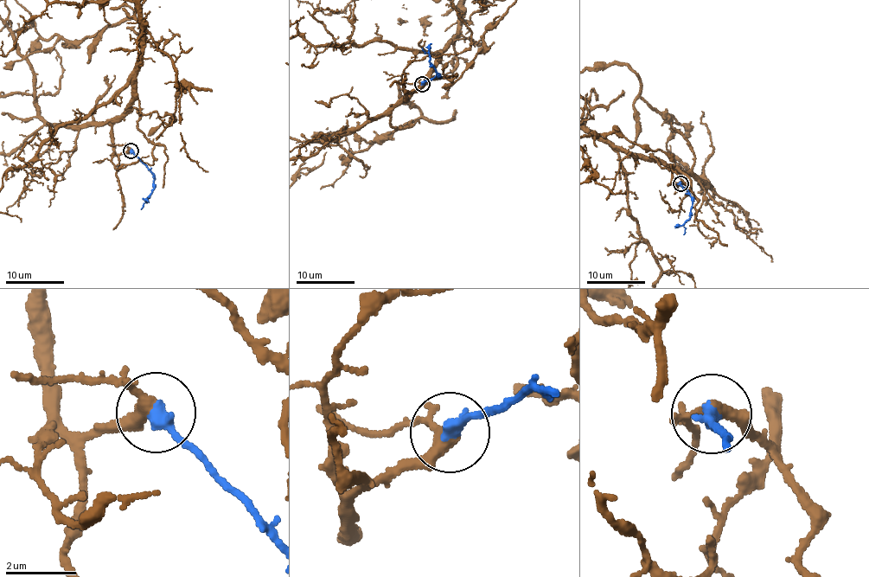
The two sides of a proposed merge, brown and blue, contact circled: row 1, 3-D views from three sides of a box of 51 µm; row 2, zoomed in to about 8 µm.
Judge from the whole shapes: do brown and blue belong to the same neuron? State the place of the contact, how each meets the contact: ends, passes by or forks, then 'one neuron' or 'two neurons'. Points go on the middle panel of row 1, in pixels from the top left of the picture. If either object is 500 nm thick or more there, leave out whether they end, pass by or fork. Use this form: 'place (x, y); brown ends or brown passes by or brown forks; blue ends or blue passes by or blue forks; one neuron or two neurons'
place (422, 84); brown forks; blue ends; one neuron

